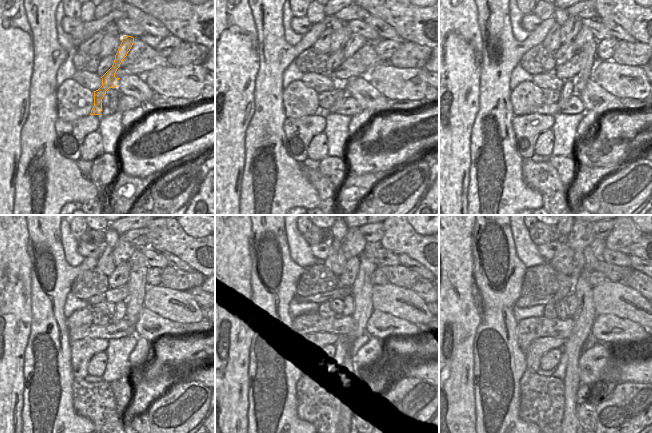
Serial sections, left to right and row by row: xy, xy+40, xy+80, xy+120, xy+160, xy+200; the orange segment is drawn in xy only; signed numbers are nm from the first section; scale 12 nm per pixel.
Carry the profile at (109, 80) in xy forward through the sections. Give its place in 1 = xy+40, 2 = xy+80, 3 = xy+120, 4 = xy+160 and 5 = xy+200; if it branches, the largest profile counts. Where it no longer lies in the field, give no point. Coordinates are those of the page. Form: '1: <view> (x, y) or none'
1: xy+40 (356, 41)
2: xy+80 (584, 36)
3: xy+120 (137, 257)
4: xy+160 (370, 249)
5: xy+200 (597, 246)

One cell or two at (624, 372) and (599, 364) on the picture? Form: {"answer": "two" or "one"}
{"answer": "one"}

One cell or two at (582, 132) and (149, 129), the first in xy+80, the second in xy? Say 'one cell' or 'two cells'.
two cells

